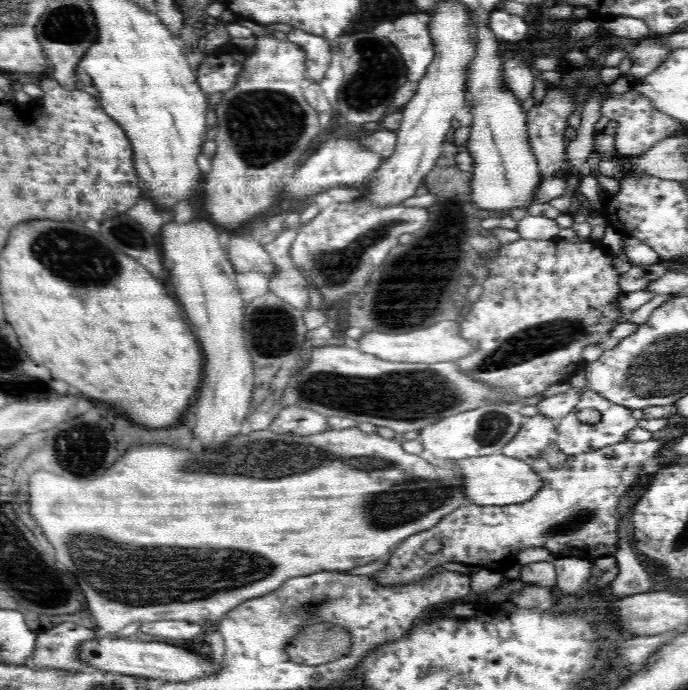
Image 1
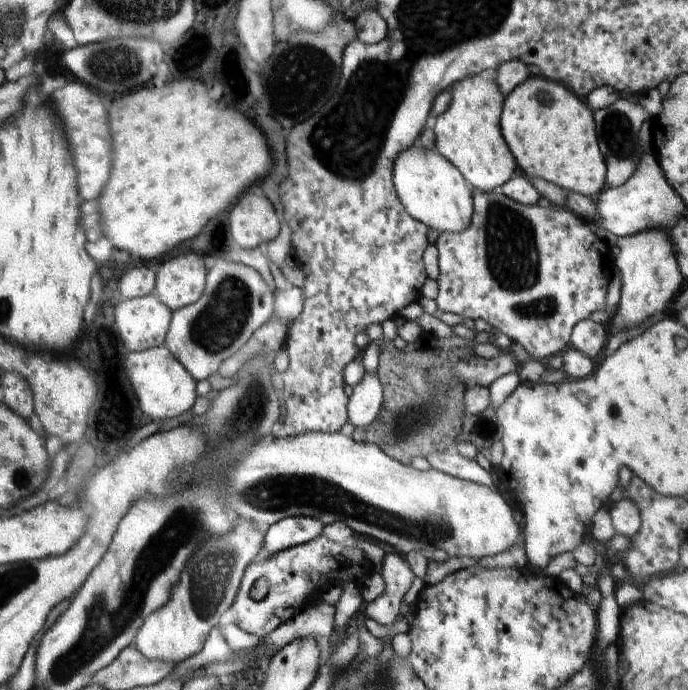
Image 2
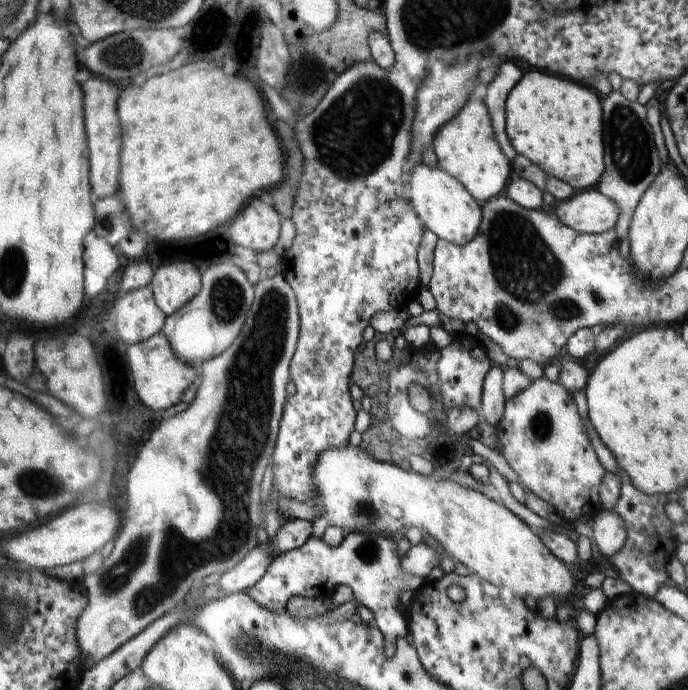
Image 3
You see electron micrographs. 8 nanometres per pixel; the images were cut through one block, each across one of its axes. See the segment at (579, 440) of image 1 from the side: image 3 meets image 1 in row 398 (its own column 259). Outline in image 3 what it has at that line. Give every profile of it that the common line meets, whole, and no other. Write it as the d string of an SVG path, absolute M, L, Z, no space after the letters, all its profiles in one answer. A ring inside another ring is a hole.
M352 531L349 534L346 533L342 543L336 547L326 544L323 538L311 536L303 546L278 556L266 568L266 573L262 578L245 592L256 604L260 604L260 608L266 608L270 612L282 612L284 608L287 608L288 601L295 596L318 598L329 595L331 590L337 585L350 586L354 592L354 598L360 602L360 605L365 606L374 614L373 624L385 637L384 647L386 656L392 657L396 652L396 640L410 636L405 611L400 603L400 598L404 592L413 592L420 588L424 582L420 576L414 576L412 572L406 572L400 562L402 562L402 558L396 554L395 537L386 536L386 534Z

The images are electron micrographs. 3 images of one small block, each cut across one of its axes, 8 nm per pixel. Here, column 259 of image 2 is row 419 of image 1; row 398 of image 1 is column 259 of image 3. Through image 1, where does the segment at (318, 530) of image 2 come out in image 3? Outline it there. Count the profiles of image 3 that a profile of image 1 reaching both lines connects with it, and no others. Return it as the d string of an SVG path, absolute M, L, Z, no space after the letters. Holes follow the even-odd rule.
M298 518L288 520L274 538L268 539L266 546L259 543L242 562L238 562L236 568L222 574L220 578L222 596L246 591L254 586L278 556L303 546L311 535L311 522Z

